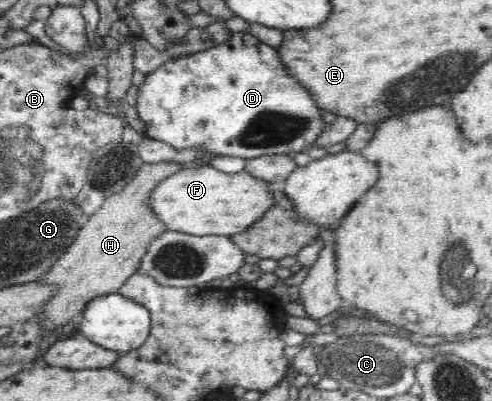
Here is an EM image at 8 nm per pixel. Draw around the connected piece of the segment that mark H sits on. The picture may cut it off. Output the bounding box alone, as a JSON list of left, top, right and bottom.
[31,162,180,330]

